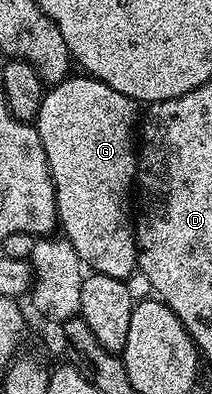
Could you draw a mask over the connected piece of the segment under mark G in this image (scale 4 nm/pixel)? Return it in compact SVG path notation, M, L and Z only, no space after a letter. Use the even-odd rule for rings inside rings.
M87 74L69 75L67 80L61 80L58 84L53 84L45 91L44 99L40 101L40 109L34 121L34 127L40 136L42 146L46 150L46 158L48 159L48 168L52 171L52 184L56 188L56 214L58 217L59 227L64 227L63 235L72 243L74 250L80 256L81 261L85 265L89 264L92 272L101 272L110 278L118 278L127 281L128 275L133 271L137 271L138 263L136 261L136 233L134 231L133 217L128 217L128 191L133 191L134 181L137 179L137 161L138 148L132 145L132 131L137 131L138 120L136 124L136 108L137 101L131 100L126 94L118 94L118 90L114 90L110 86L106 86L104 81L97 80Z

